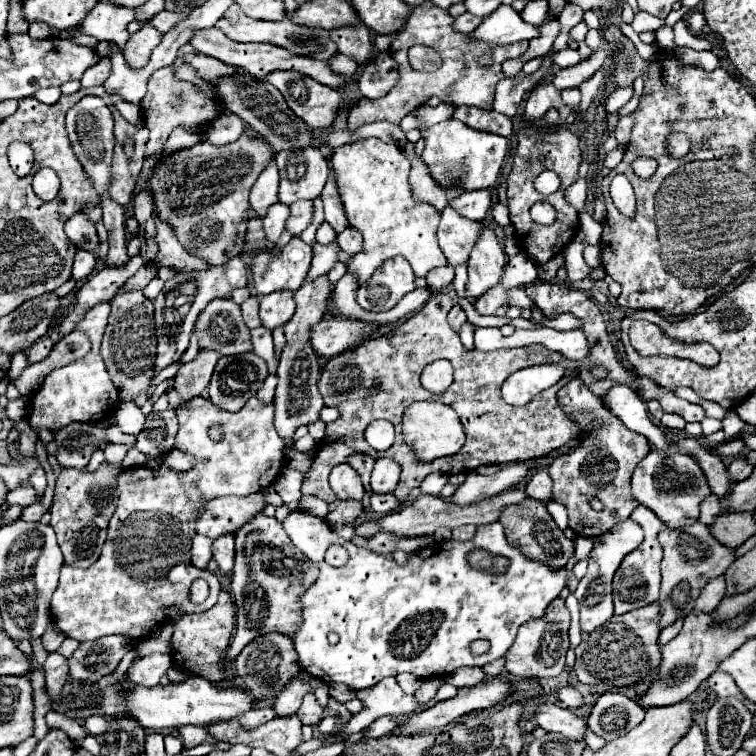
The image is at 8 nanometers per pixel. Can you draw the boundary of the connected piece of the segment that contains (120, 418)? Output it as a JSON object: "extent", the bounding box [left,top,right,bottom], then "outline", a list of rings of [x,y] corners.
{"extent":[116,401,146,435],"outline":[[[122,401],[120,403],[120,407],[116,411],[116,425],[122,433],[138,435],[144,429],[144,421],[146,421],[146,417],[134,401]]]}

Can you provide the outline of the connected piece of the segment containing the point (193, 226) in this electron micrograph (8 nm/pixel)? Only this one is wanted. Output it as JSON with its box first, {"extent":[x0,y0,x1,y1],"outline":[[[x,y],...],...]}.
{"extent":[150,131,272,265],"outline":[[[246,131],[240,139],[222,147],[200,141],[192,149],[178,151],[166,157],[150,179],[156,199],[154,213],[176,229],[180,243],[190,253],[212,265],[222,265],[242,253],[248,223],[248,193],[272,159],[272,147],[262,137],[250,137]]]}

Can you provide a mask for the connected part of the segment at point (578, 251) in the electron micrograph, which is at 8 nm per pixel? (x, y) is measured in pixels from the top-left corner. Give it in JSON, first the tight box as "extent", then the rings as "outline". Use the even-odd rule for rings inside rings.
{"extent":[564,242,590,281],"outline":[[[571,242],[572,243],[568,243],[568,245],[564,247],[564,265],[566,265],[566,271],[568,271],[568,279],[570,279],[570,281],[578,281],[578,279],[588,277],[590,267],[586,265],[583,257],[585,242]]]}

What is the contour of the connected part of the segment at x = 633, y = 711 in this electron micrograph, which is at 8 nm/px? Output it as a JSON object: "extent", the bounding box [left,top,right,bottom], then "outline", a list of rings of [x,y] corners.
{"extent":[588,693,644,741],"outline":[[[604,693],[588,715],[588,729],[606,741],[612,741],[644,719],[644,709],[622,693]]]}

